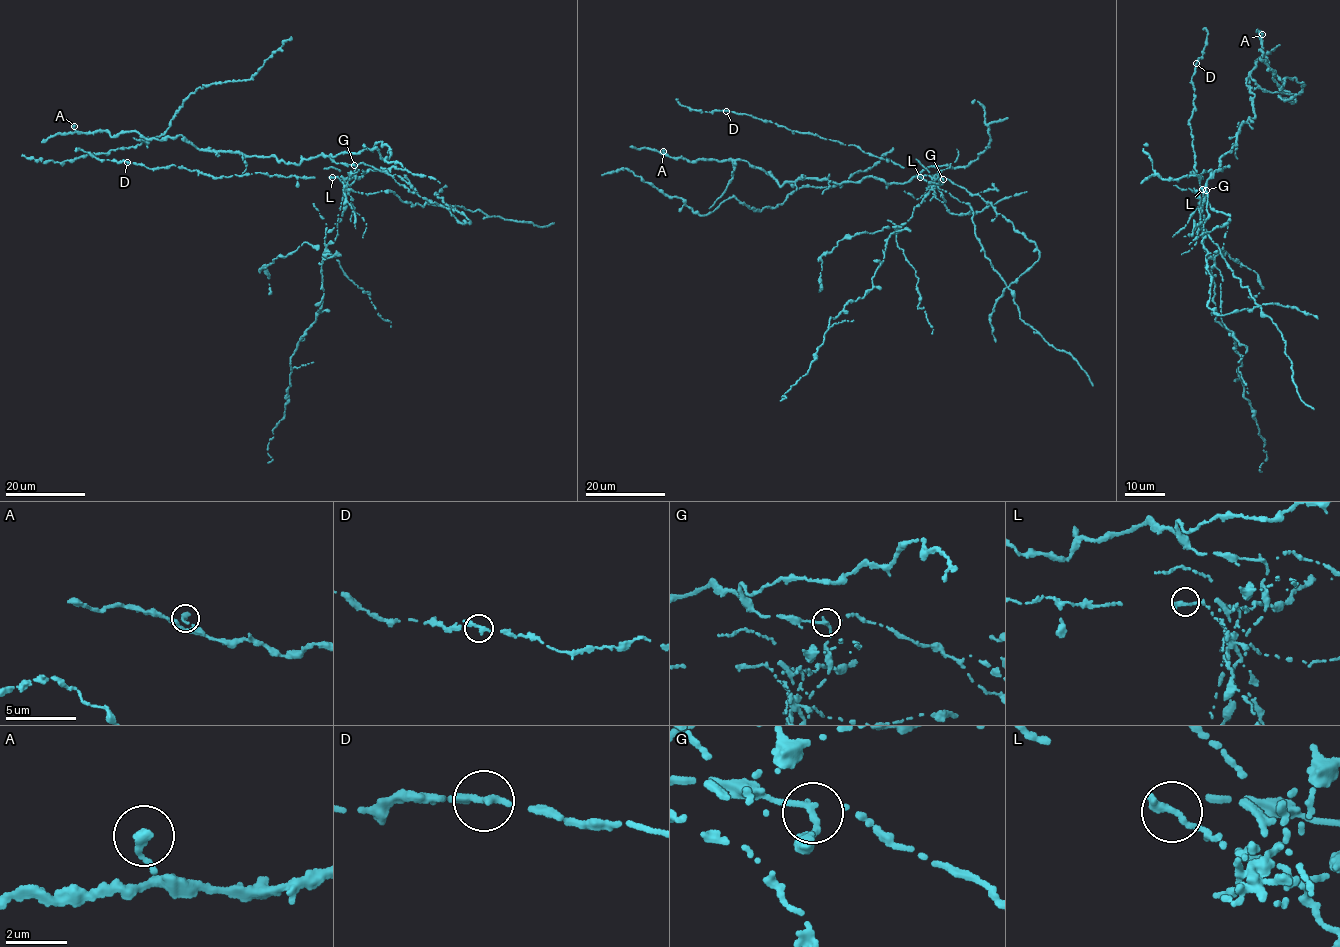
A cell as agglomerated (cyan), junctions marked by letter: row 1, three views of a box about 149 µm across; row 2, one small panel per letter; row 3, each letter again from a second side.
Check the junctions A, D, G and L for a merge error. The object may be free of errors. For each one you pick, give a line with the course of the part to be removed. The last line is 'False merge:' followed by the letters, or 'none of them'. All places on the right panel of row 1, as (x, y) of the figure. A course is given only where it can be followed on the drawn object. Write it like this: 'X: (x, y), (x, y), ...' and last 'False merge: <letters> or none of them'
G: (1206, 190), (1199, 225), (1203, 250), (1214, 260), (1215, 321), (1236, 342), (1243, 397), (1265, 443), (1262, 471)
False merge: G

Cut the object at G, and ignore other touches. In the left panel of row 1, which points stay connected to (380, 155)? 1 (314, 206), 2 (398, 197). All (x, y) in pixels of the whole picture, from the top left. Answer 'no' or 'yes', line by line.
1: no
2: no

